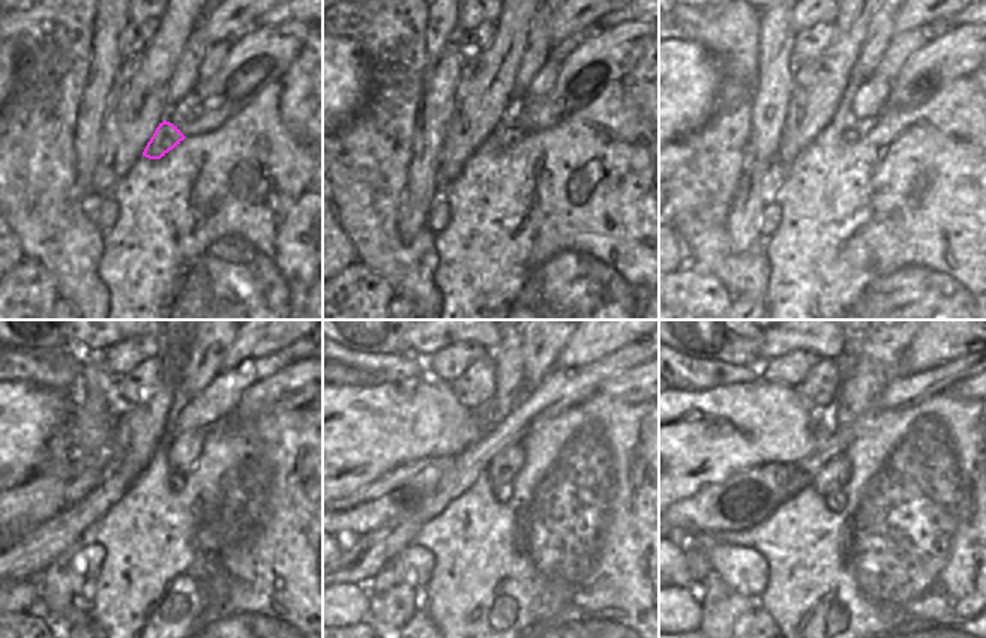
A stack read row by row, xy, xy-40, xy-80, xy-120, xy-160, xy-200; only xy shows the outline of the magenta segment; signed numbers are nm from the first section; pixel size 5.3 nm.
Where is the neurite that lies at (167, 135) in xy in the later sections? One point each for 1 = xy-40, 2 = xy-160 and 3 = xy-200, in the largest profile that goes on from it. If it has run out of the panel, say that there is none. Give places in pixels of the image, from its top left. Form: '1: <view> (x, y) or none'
1: xy-40 (506, 135)
2: xy-160 (503, 494)
3: xy-200 (835, 502)

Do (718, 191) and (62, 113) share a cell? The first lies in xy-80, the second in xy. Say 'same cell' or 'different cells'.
same cell

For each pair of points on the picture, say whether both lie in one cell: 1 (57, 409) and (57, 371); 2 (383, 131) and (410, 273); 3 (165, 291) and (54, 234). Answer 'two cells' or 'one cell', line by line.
1: two cells
2: one cell
3: two cells

